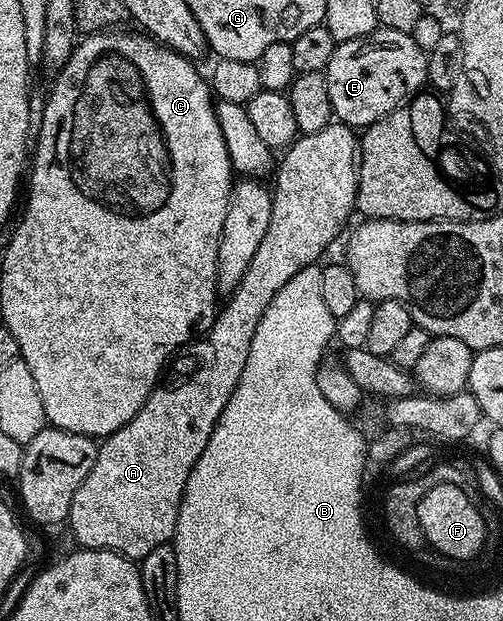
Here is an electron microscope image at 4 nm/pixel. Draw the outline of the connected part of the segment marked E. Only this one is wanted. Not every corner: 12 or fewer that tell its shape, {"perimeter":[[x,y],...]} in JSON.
{"perimeter":[[412,33],[337,43],[323,73],[334,119],[364,128],[426,85]]}

